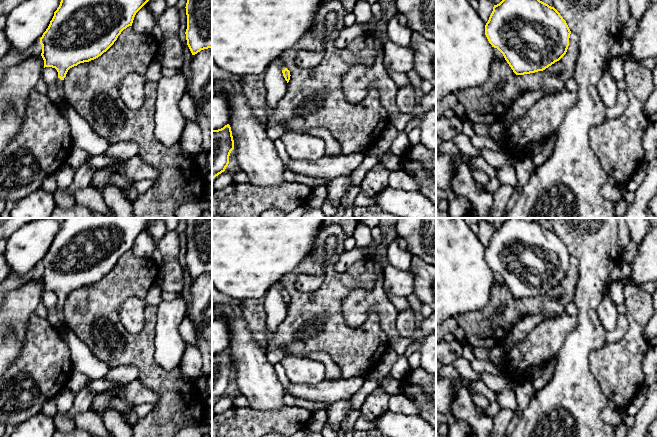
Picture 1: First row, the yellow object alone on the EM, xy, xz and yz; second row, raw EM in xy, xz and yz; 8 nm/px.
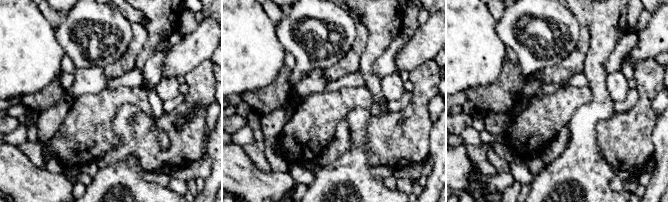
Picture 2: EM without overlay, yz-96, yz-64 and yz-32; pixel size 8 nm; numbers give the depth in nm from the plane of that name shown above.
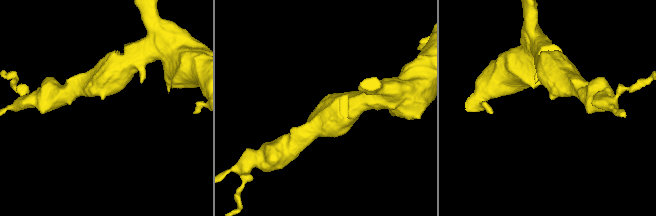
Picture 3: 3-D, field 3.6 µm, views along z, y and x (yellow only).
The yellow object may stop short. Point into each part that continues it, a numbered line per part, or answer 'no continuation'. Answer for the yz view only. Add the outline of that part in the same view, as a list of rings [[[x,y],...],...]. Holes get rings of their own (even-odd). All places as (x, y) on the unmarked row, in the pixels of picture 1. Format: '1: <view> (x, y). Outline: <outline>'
no continuation

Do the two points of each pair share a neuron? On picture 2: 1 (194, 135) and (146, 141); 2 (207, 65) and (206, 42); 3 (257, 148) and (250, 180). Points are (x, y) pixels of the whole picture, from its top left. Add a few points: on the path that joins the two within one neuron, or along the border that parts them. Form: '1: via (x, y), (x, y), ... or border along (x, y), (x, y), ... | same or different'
1: via (182, 147), (175, 154), (158, 153) | same
2: border along (210, 58), (201, 61), (187, 72) | different
3: border along (242, 147), (246, 155), (262, 171), (271, 171) | different

